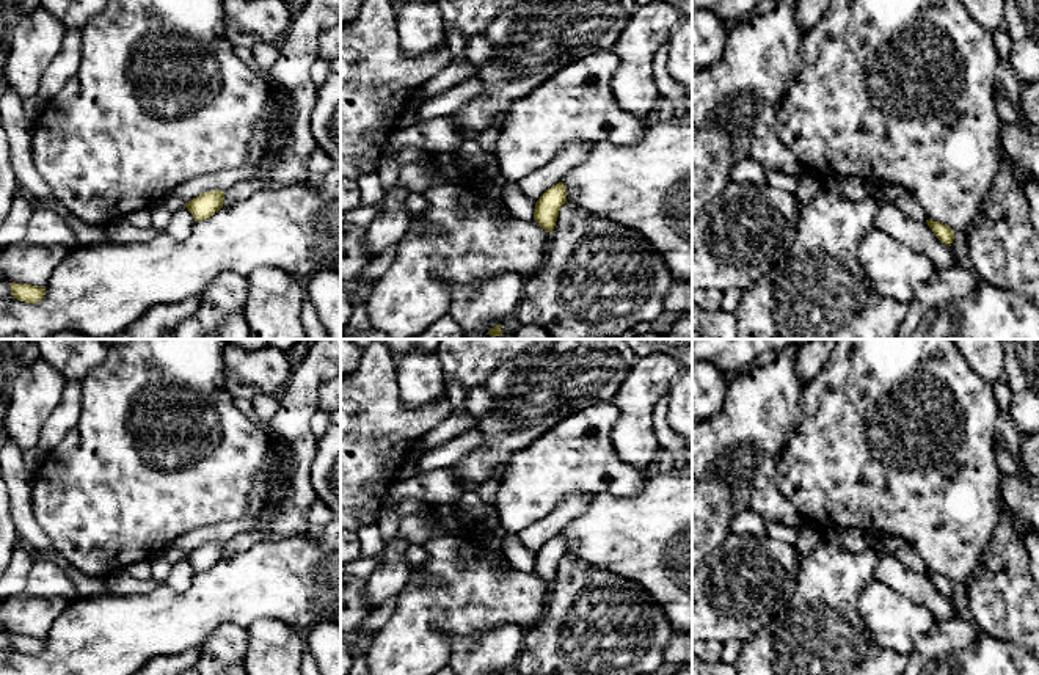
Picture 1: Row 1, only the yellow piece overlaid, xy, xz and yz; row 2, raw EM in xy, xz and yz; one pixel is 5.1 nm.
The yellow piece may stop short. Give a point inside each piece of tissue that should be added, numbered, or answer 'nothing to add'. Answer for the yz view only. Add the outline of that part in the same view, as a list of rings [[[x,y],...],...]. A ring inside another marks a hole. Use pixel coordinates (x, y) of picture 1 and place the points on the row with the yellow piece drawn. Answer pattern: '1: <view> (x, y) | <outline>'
nothing to add

